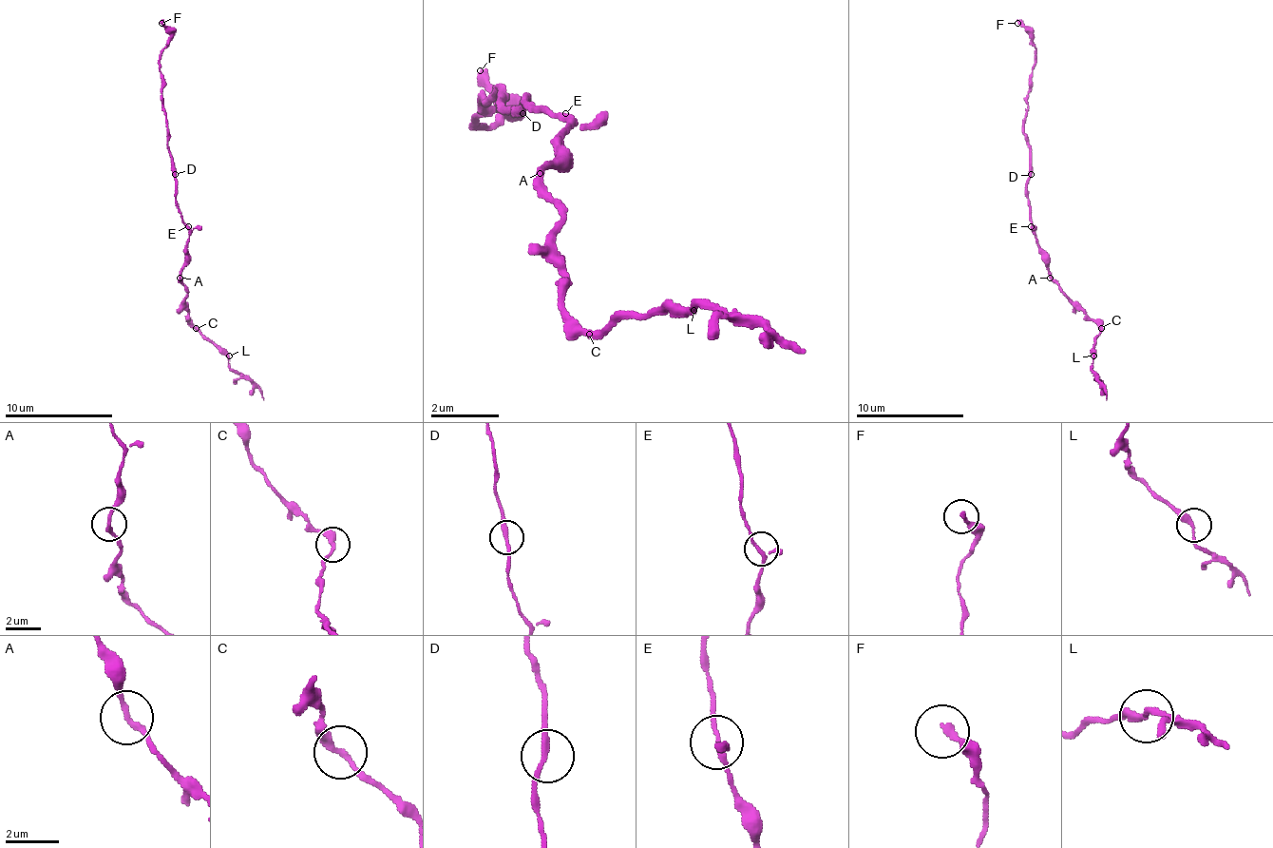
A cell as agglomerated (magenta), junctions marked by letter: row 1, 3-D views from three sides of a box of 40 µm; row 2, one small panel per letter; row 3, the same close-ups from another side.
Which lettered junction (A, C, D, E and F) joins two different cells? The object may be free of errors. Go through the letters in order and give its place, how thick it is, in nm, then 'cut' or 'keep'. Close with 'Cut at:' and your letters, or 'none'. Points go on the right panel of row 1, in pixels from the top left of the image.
A: (1050, 278) | 200 nm | keep
C: (1101, 328) | 280 nm | keep
D: (1031, 174) | 240 nm | keep
E: (1031, 226) | 150 nm | keep
F: (1017, 23) | 280 nm | keep
Cut at: none

